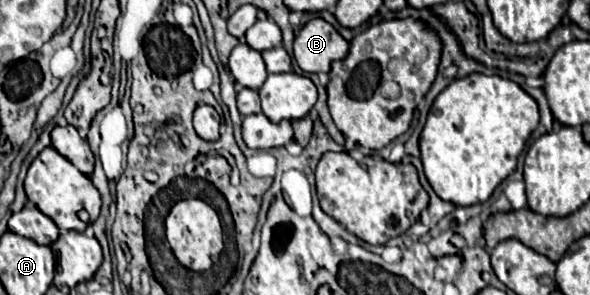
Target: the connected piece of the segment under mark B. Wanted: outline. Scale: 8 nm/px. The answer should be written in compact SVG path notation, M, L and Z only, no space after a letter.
M322 17L310 19L294 39L294 57L304 73L328 73L330 61L344 59L348 41Z

